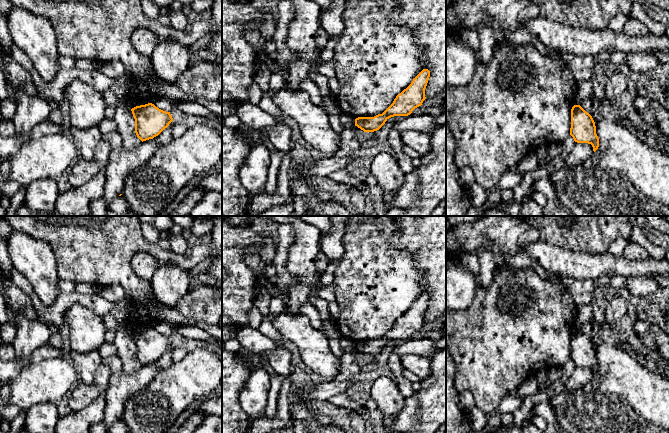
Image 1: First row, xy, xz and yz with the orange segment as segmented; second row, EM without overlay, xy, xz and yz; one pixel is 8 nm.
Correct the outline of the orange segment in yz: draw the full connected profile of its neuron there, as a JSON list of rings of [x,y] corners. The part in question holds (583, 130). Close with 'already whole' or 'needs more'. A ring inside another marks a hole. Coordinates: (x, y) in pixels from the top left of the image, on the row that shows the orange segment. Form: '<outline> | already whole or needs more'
[[[574,105],[571,109],[570,135],[577,143],[591,144],[594,152],[599,147],[595,122],[580,105]]] | already whole

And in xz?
[[[423,69],[382,114],[374,117],[358,117],[355,119],[355,126],[364,132],[374,132],[379,130],[391,117],[410,115],[426,99],[425,89],[429,77],[430,71]]] | already whole

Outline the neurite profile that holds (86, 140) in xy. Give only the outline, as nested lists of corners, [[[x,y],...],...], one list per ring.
[[[71,126],[70,131],[73,137],[79,157],[84,160],[91,160],[97,145],[102,141],[102,133],[98,127],[80,129]]]

